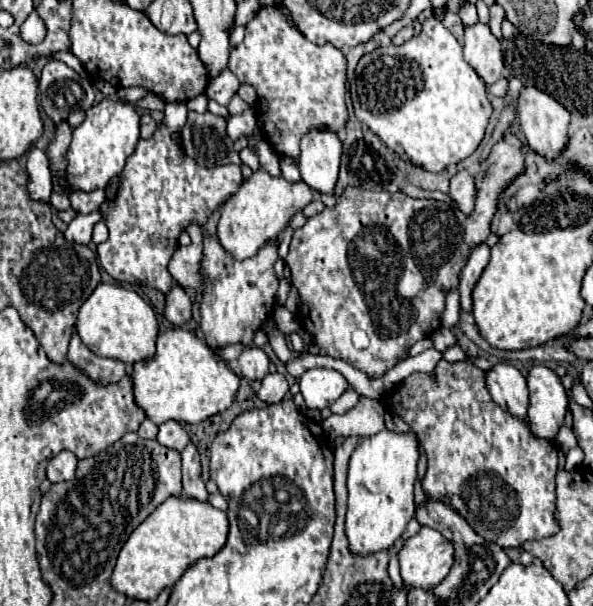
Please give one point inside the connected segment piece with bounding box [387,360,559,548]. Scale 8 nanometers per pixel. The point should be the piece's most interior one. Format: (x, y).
(497, 475)

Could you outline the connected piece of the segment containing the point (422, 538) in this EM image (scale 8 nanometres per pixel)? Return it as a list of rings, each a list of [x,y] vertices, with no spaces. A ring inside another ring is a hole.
[[[421,526],[421,530],[419,530],[415,536],[407,538],[407,540],[403,542],[403,546],[399,548],[397,560],[399,560],[403,584],[405,584],[407,588],[433,590],[433,588],[447,576],[447,572],[449,572],[451,566],[453,566],[453,546],[451,546],[451,542],[445,540],[443,534],[439,534],[435,528]]]

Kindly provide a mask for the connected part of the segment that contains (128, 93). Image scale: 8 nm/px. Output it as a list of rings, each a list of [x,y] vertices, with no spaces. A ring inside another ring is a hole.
[[[119,88],[117,90],[117,96],[121,102],[127,102],[127,104],[135,104],[139,98],[143,98],[147,94],[145,88]]]

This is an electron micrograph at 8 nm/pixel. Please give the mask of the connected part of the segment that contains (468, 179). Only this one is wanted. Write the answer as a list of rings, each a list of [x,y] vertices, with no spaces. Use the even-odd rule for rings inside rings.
[[[461,170],[451,178],[449,198],[455,202],[459,210],[463,210],[465,214],[471,214],[475,206],[475,180],[467,170]]]

